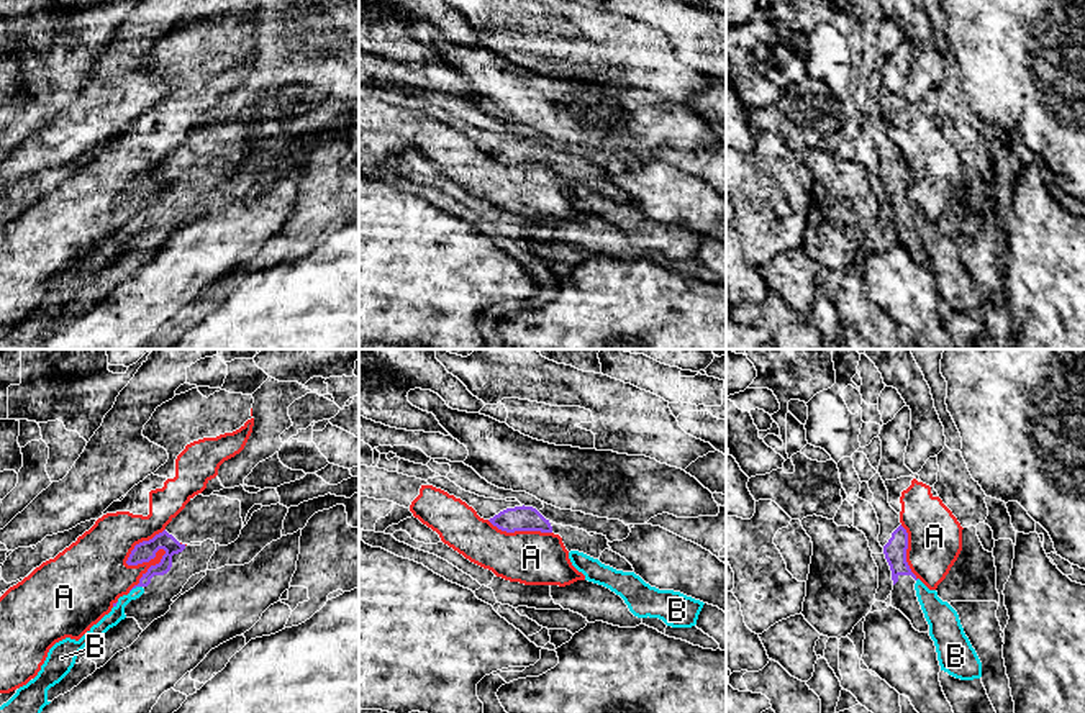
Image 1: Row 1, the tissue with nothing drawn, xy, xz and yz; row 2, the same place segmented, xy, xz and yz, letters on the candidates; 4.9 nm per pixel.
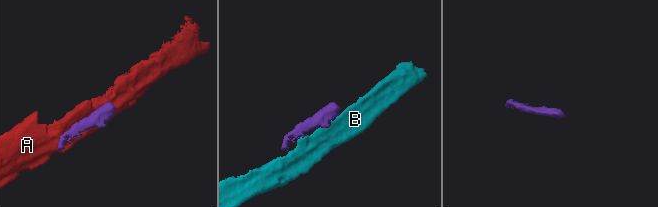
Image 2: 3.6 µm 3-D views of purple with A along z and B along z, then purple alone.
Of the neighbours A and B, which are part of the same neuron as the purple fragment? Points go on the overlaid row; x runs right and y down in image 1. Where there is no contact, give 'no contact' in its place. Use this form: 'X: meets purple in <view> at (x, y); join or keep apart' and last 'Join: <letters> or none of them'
A: meets purple in xy at (146, 561); keep apart
B: meets purple in xy at (135, 587); keep apart
Join: none of them

